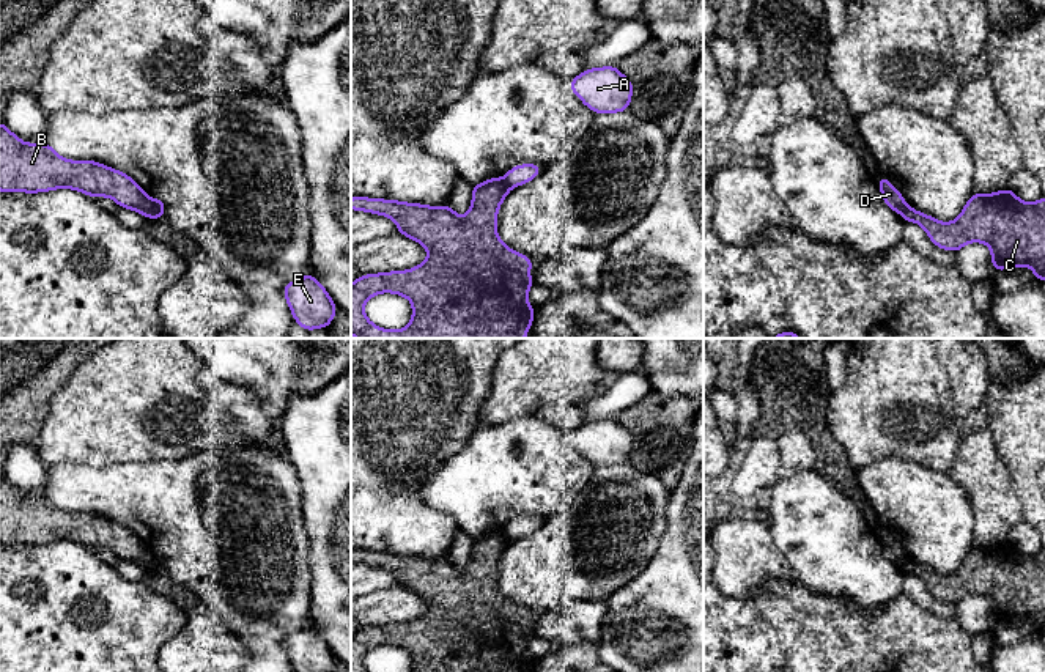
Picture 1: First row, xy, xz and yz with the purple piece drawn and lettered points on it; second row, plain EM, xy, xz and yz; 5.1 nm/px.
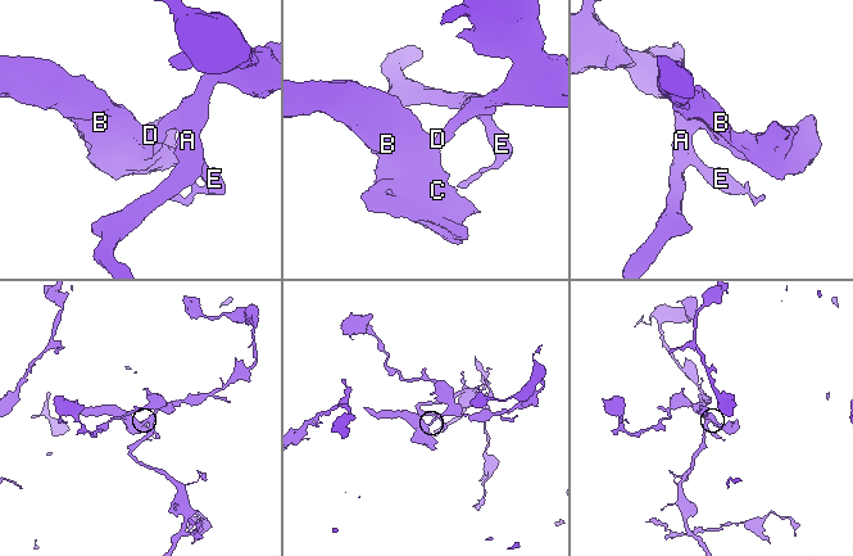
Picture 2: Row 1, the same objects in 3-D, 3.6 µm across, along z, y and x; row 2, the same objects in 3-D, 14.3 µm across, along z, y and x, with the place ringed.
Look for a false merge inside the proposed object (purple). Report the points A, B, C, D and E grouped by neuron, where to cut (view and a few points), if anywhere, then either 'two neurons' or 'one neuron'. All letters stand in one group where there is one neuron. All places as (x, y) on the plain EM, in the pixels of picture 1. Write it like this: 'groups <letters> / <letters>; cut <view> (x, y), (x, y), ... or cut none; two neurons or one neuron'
groups A D E / B C; cut xz (502, 531), (510, 540); two neurons

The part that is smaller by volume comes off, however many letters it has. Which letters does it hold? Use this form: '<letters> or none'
B, C

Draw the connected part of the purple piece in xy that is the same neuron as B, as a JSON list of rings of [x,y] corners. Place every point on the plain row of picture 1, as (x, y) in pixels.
[[[0,477],[0,543],[49,545],[74,541],[93,551],[110,549],[120,560],[148,571],[162,568],[148,546],[126,526],[94,513],[60,510],[52,497],[25,496]]]

